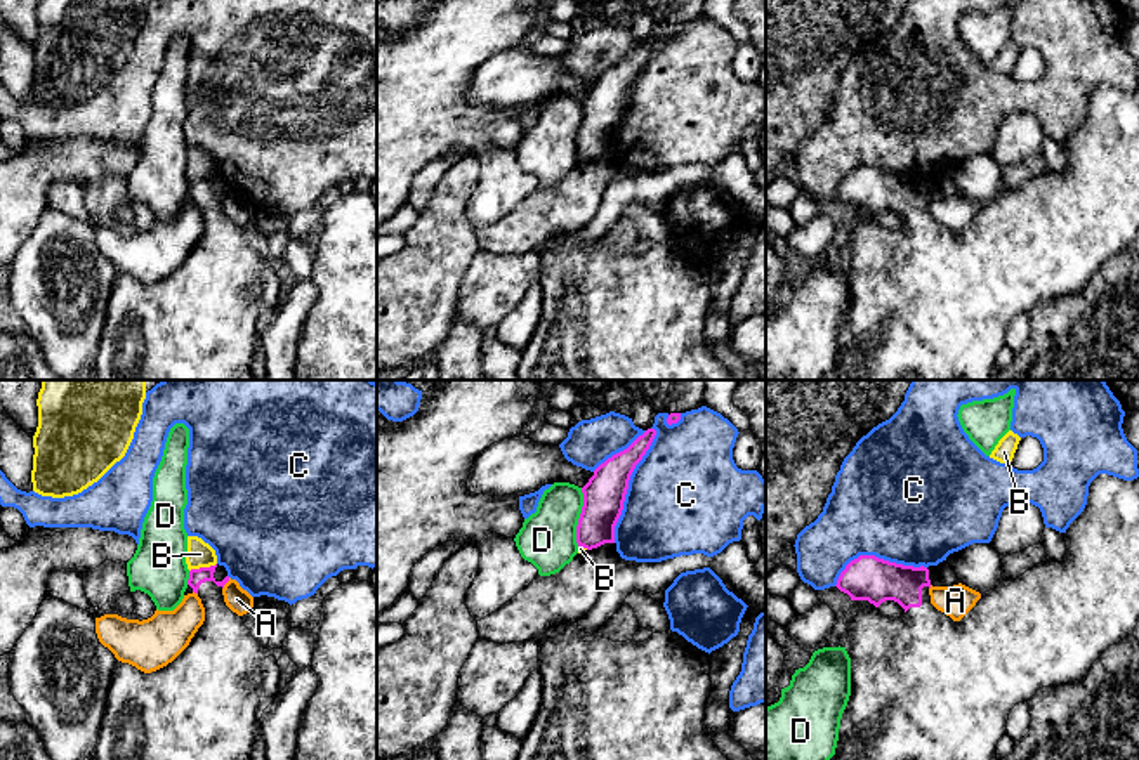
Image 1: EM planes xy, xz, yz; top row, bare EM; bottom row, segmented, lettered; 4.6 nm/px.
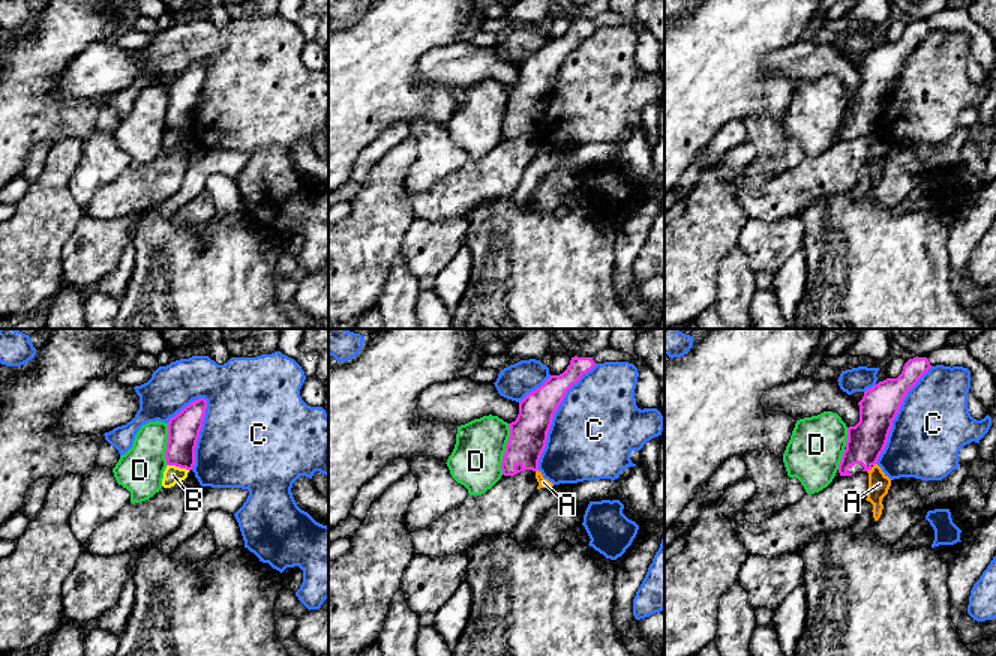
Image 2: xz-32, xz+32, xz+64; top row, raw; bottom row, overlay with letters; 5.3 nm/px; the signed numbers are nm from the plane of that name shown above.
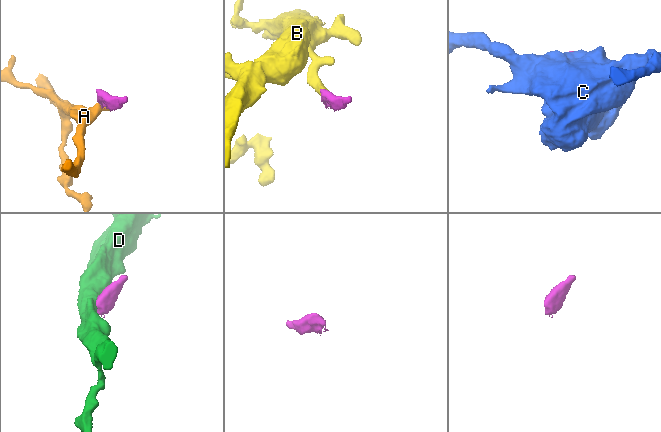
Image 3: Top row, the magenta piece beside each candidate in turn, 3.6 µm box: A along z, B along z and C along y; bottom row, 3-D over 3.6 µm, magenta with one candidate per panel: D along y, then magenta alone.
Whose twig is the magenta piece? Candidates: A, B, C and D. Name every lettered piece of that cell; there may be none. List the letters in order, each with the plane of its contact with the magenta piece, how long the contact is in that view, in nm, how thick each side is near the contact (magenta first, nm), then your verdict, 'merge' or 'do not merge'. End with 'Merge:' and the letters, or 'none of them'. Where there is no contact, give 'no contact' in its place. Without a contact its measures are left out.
A: xy | 70 nm | 80/110 nm | do not merge
B: xy | 130 nm | 80/120 nm | do not merge
C: xz | 550 nm | 190/480 nm | do not merge
D: xz | 280 nm | 190/260 nm | do not merge
Merge: none of them

